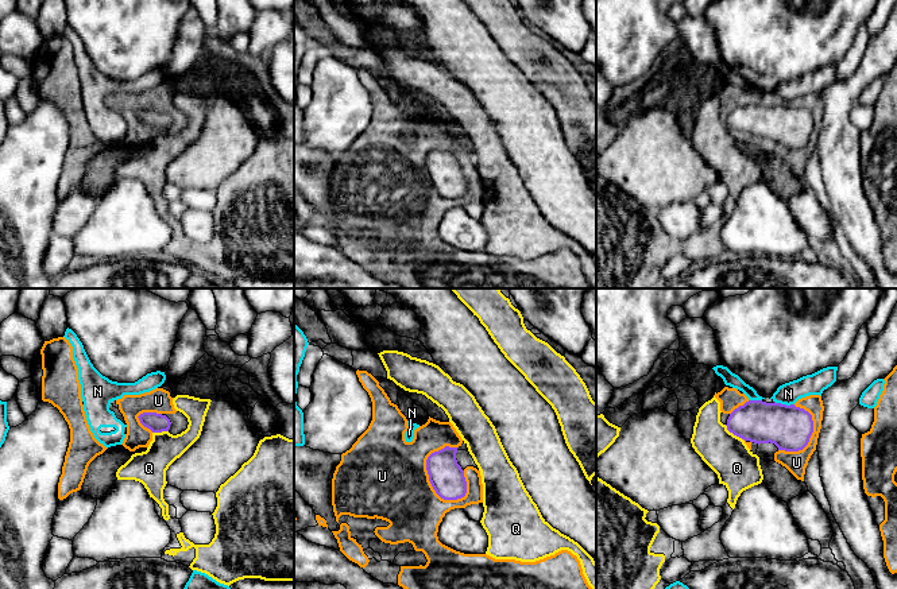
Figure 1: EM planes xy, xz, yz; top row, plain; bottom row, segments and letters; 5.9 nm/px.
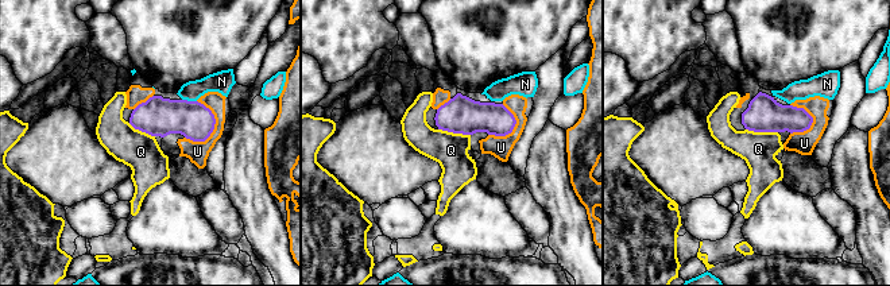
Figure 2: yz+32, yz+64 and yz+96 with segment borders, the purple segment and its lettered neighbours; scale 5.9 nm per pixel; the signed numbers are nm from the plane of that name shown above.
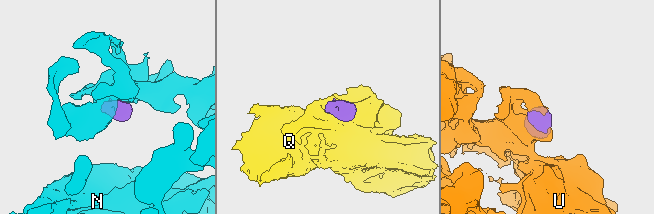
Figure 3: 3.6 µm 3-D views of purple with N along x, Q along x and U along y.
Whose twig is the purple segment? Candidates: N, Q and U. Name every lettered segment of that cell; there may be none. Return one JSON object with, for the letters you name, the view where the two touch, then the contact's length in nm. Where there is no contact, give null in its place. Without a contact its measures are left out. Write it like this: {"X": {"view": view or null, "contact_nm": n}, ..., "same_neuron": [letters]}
{"Q": {"view": "yz", "contact_nm": 140}, "same_neuron": ["Q"]}

